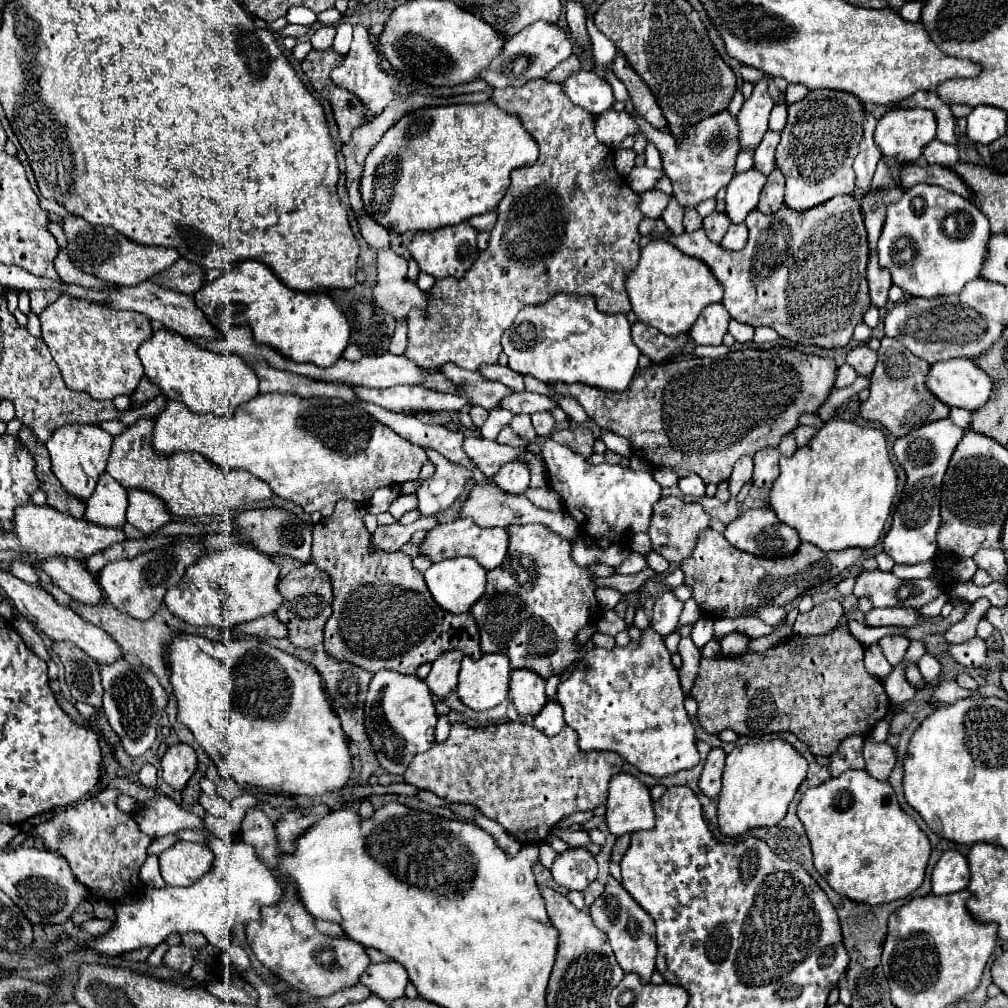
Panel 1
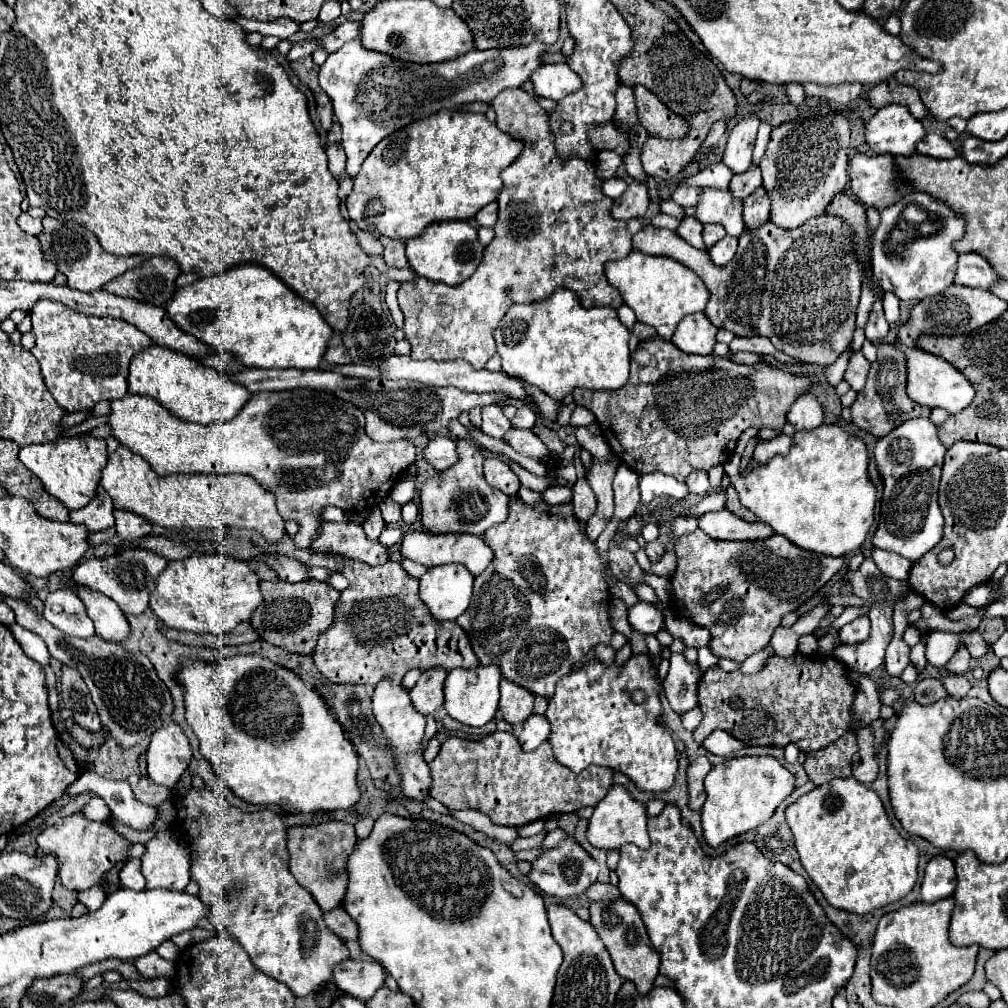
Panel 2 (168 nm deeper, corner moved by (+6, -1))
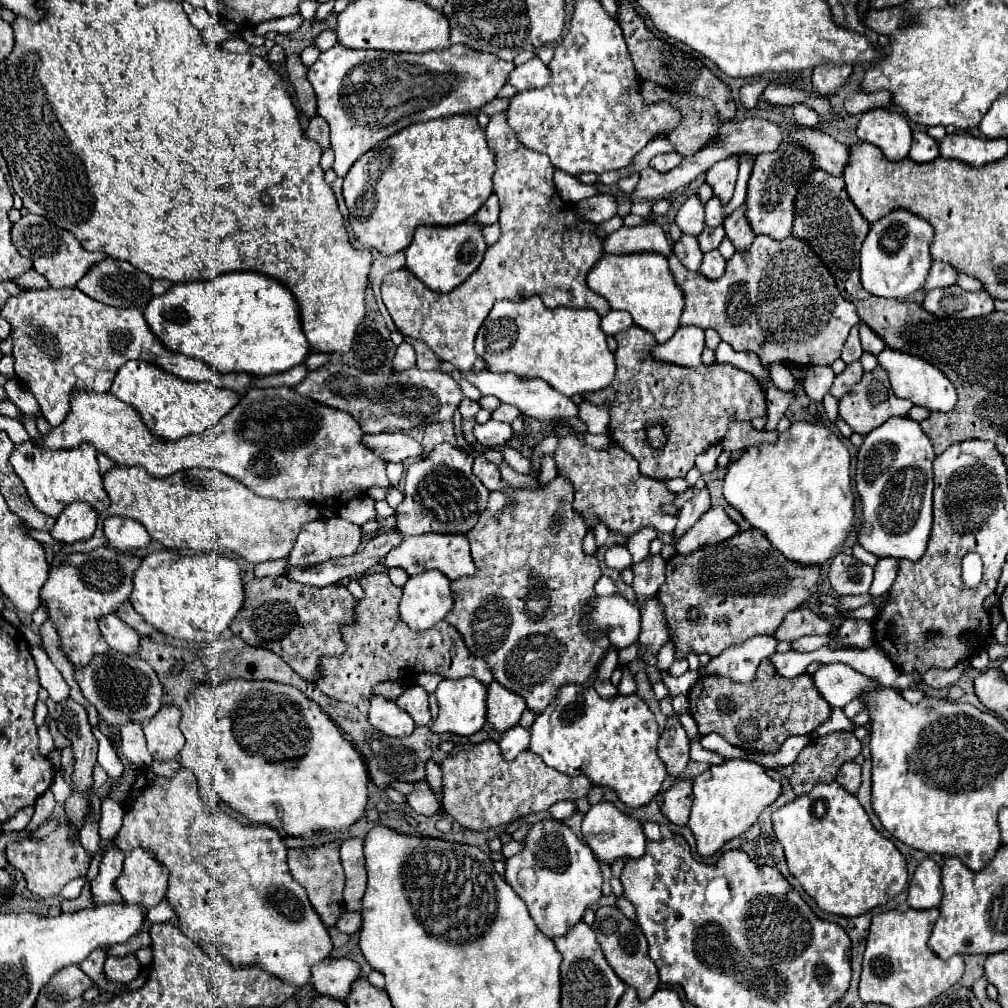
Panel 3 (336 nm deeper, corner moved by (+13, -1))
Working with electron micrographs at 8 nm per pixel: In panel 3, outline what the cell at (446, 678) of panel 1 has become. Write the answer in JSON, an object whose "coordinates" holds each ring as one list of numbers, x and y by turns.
{"coordinates":[[410,686,396,698,398,708,408,712,416,726,428,726,432,722,428,708,428,692,422,686]]}

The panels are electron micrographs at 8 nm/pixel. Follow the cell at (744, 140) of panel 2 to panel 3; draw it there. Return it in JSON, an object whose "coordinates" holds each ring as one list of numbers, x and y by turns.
{"coordinates":[[730,156,718,164,714,164,706,172,706,184,712,186,714,196,726,206,732,198,734,184,736,184,736,174,738,174,738,156]]}

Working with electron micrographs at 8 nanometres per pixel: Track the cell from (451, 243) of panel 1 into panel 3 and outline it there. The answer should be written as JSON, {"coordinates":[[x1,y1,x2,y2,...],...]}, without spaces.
{"coordinates":[[462,222,456,226,420,226,406,252,406,268,414,272,428,288,450,292,460,286,484,260,486,242,478,222]]}

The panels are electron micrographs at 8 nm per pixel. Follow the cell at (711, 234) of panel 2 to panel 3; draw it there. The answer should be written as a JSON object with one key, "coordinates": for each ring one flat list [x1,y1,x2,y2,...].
{"coordinates":[[718,226,718,228,706,228,702,230,702,234,698,236,698,244,700,244,700,250,702,252,710,252,710,250,716,250,720,246,724,238,724,228]]}

